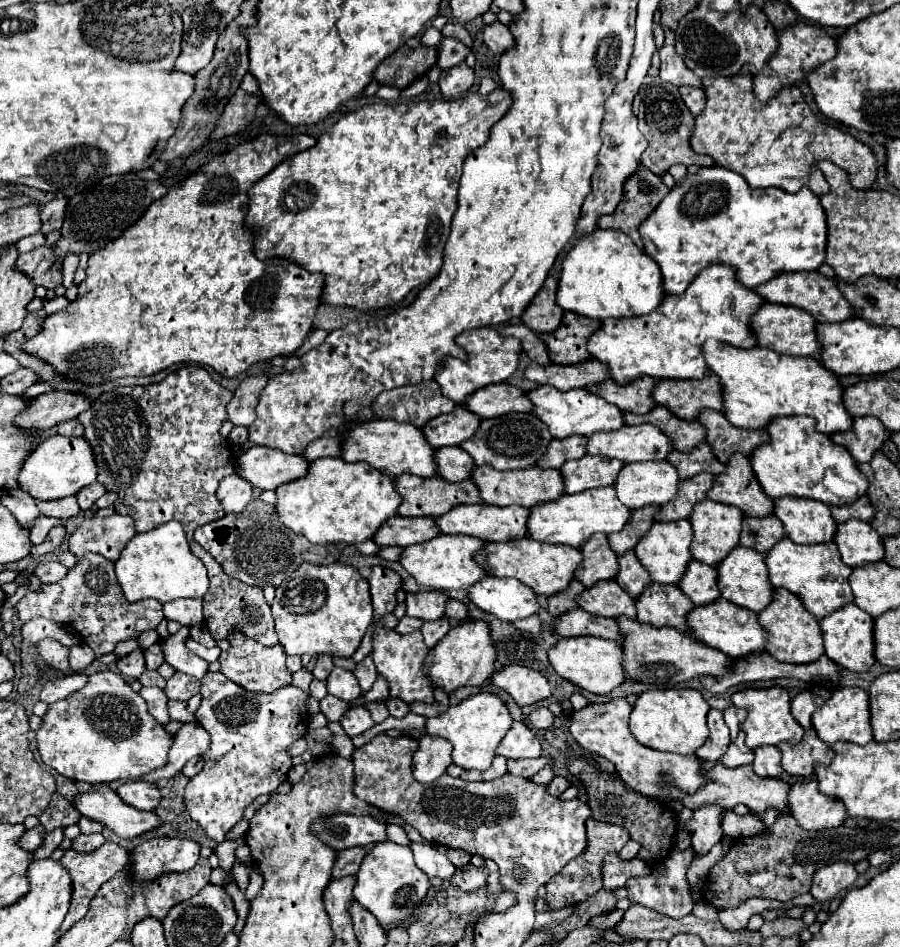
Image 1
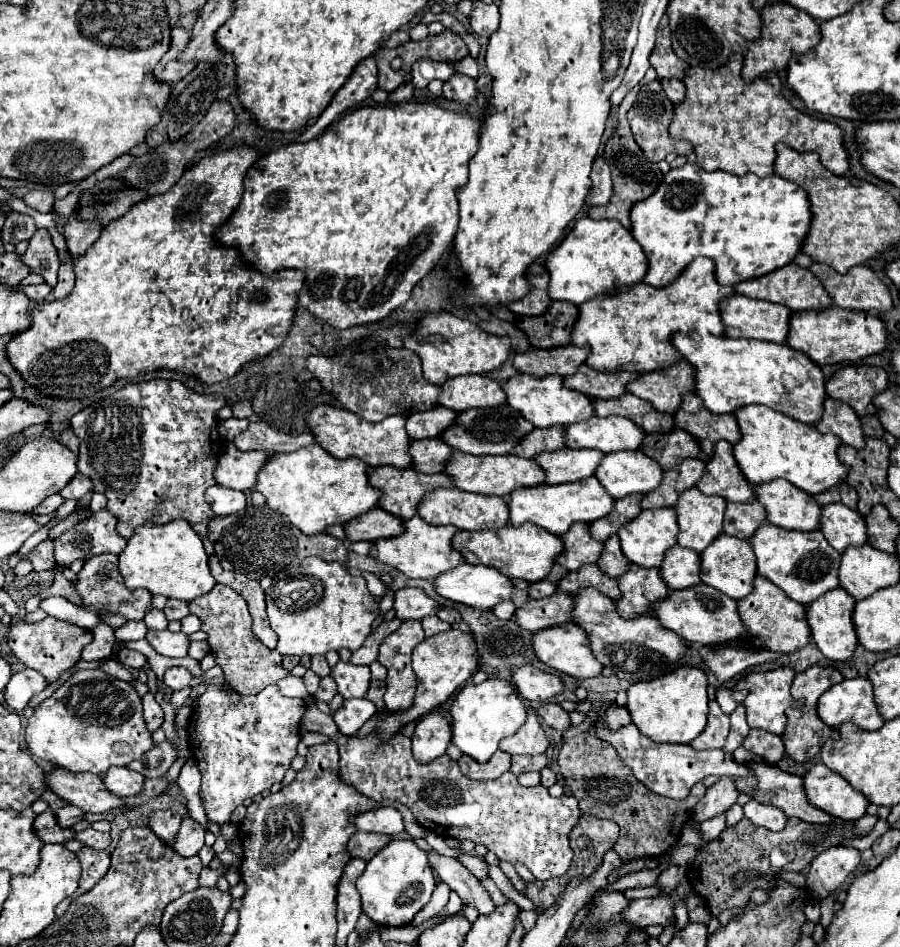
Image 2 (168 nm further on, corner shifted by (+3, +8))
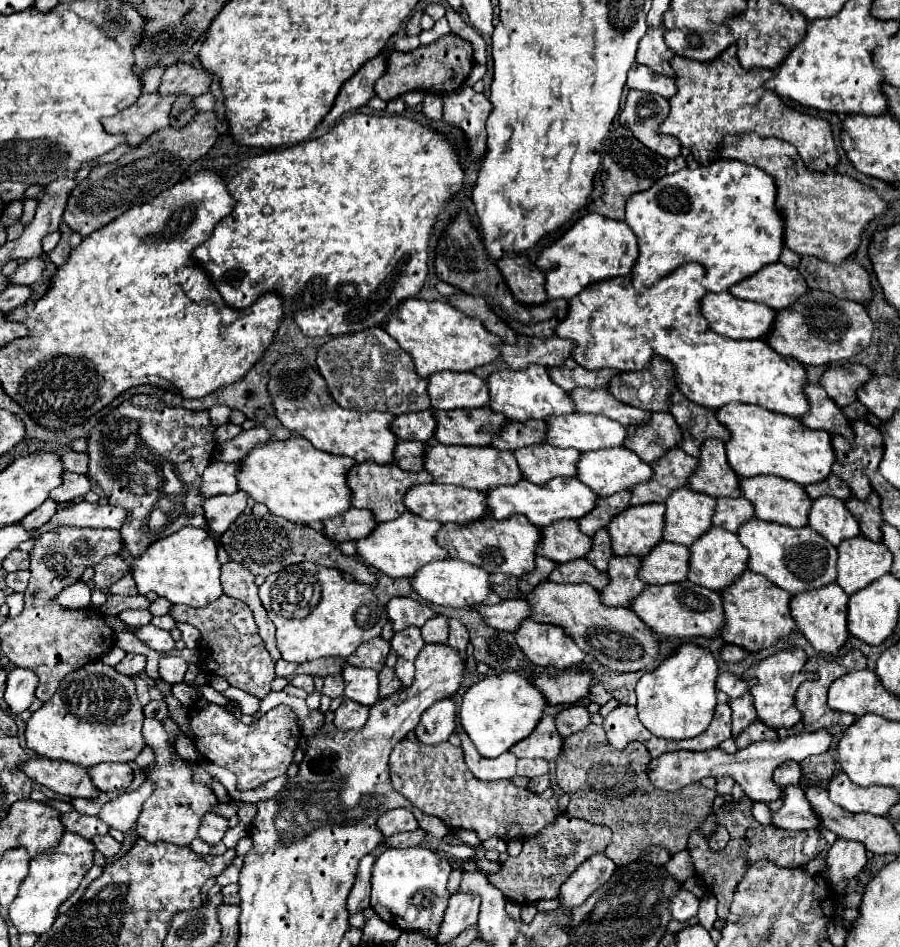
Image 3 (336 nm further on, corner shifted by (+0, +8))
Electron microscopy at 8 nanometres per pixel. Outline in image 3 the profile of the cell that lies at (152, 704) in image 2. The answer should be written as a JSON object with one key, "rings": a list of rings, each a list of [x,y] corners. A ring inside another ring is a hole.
{"rings":[[[144,719],[142,735],[146,739],[146,745],[150,745],[156,751],[156,761],[154,761],[156,767],[148,773],[148,779],[156,781],[156,791],[144,801],[142,813],[136,823],[136,833],[138,837],[144,837],[146,841],[166,841],[174,845],[190,845],[196,839],[200,817],[206,815],[208,809],[218,803],[218,799],[212,789],[190,781],[192,771],[182,759],[170,757],[168,735],[158,719]]]}

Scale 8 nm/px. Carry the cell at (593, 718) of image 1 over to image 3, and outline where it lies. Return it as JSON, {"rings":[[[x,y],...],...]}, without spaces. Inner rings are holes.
{"rings":[[[814,731],[814,733],[800,733],[800,735],[792,735],[792,737],[786,737],[784,741],[760,741],[756,745],[750,745],[746,749],[740,749],[738,753],[730,755],[726,751],[722,751],[720,747],[718,749],[710,749],[710,751],[702,751],[702,753],[696,753],[696,751],[672,751],[672,753],[664,753],[656,759],[652,759],[652,771],[648,773],[648,779],[652,781],[652,785],[656,785],[658,789],[664,789],[668,793],[676,793],[680,791],[682,787],[690,785],[690,783],[696,783],[704,777],[730,777],[744,789],[744,793],[752,799],[752,801],[762,801],[762,803],[768,803],[768,801],[774,801],[774,799],[780,799],[780,787],[774,783],[772,779],[772,771],[782,765],[782,761],[788,761],[788,759],[794,759],[794,761],[802,761],[810,755],[818,755],[818,753],[824,753],[830,749],[830,743],[832,743],[832,735],[828,731]]]}

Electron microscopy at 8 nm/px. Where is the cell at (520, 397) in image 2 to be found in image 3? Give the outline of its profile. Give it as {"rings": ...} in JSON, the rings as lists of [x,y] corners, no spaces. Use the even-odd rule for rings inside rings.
{"rings":[[[530,365],[528,369],[522,371],[506,369],[506,371],[492,373],[488,379],[488,387],[490,387],[490,407],[494,411],[504,413],[512,421],[548,419],[548,417],[574,413],[572,397],[564,393],[564,389],[560,389],[556,383],[552,383],[546,367],[542,365]]]}

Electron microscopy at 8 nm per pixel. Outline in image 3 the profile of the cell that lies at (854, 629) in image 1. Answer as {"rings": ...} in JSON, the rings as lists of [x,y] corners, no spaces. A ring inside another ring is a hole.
{"rings":[[[830,583],[816,591],[804,591],[792,597],[790,613],[798,631],[812,643],[812,647],[822,655],[838,655],[848,635],[848,599],[838,583]]]}

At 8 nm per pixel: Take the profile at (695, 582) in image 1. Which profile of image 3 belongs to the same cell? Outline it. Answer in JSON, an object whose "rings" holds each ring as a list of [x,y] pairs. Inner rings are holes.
{"rings":[[[662,541],[644,559],[640,579],[648,585],[668,585],[686,581],[690,569],[690,549],[678,543]]]}

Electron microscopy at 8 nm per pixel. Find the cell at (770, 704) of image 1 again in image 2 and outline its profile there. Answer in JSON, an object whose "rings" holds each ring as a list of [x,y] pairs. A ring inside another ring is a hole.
{"rings":[[[789,665],[745,677],[745,689],[749,689],[749,695],[743,705],[747,709],[747,723],[751,729],[765,729],[777,735],[785,731],[785,709],[793,705],[793,697],[789,693],[793,677],[795,671]]]}

